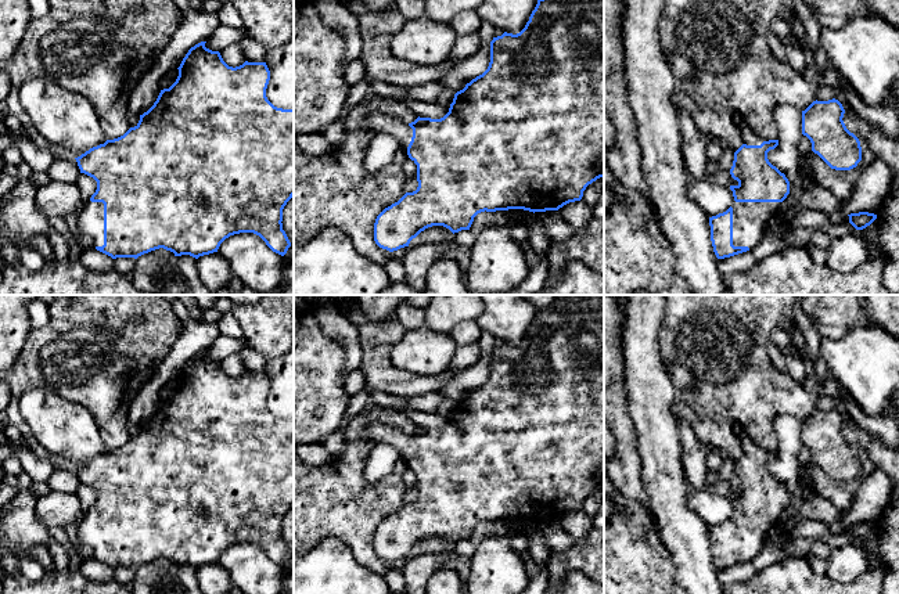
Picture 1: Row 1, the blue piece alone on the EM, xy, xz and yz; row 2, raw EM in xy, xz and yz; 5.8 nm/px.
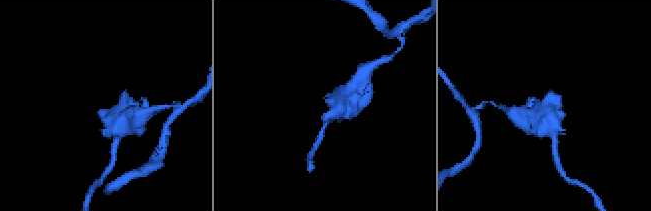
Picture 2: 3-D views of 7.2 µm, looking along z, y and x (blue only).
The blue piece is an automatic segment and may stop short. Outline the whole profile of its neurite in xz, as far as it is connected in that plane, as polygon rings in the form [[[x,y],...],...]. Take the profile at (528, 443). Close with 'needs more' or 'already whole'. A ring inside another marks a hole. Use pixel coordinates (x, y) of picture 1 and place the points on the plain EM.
[[[555,295],[547,307],[537,310],[529,331],[519,343],[504,342],[501,346],[493,348],[488,379],[454,404],[449,422],[443,428],[418,426],[414,432],[406,433],[399,428],[377,421],[366,426],[363,439],[396,447],[407,458],[409,468],[417,475],[417,500],[406,503],[398,512],[385,518],[374,533],[375,554],[389,562],[409,557],[413,548],[432,536],[443,536],[453,544],[470,540],[474,528],[485,521],[524,519],[535,523],[558,521],[569,512],[580,511],[586,497],[604,487],[604,295]]]; needs more

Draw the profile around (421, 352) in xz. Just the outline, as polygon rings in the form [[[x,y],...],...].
[[[425,327],[404,331],[391,350],[391,361],[404,371],[417,375],[445,372],[457,349],[449,334],[434,334]]]

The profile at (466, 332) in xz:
[[[463,321],[456,325],[449,335],[457,346],[465,346],[478,342],[481,332],[482,330],[478,327],[477,321]]]

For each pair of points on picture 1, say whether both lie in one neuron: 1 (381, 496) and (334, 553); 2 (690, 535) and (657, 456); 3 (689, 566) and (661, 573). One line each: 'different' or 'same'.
1: different
2: same
3: different

